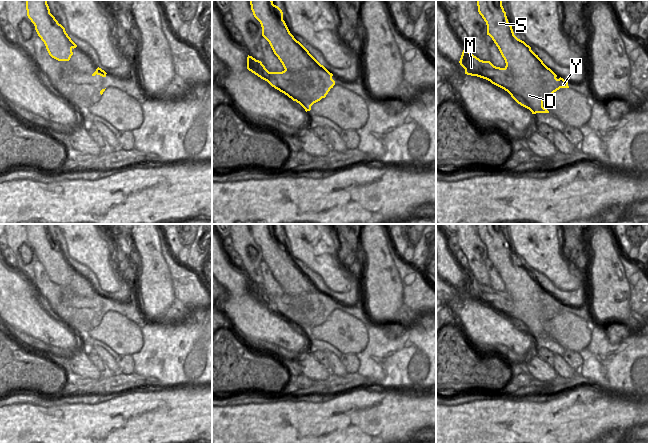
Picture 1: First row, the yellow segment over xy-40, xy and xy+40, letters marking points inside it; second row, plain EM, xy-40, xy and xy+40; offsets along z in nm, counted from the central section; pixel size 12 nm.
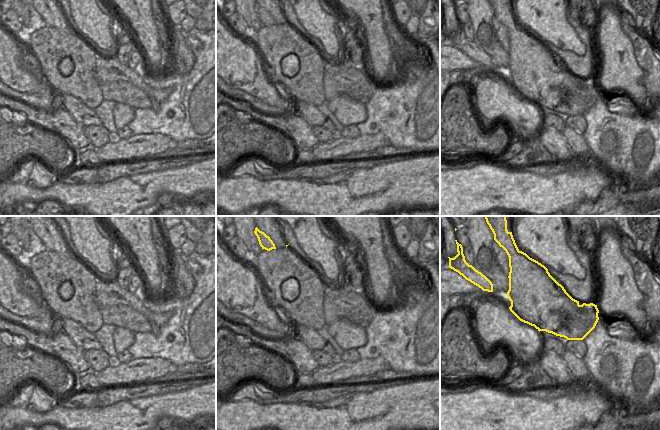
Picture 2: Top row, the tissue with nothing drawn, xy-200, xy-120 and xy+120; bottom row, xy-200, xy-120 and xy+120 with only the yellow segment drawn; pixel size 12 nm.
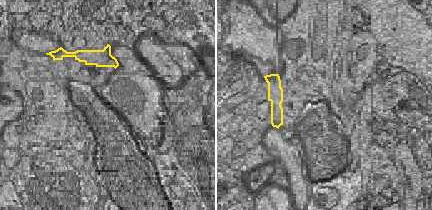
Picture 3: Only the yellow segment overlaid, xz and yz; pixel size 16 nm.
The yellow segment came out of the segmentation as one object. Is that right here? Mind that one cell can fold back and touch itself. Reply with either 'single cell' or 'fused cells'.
fused cells

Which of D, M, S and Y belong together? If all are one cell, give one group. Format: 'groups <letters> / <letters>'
groups D S Y / M

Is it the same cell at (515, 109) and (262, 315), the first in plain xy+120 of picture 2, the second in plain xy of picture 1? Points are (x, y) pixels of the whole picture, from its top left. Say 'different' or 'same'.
same

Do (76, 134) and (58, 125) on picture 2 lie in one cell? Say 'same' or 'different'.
same

